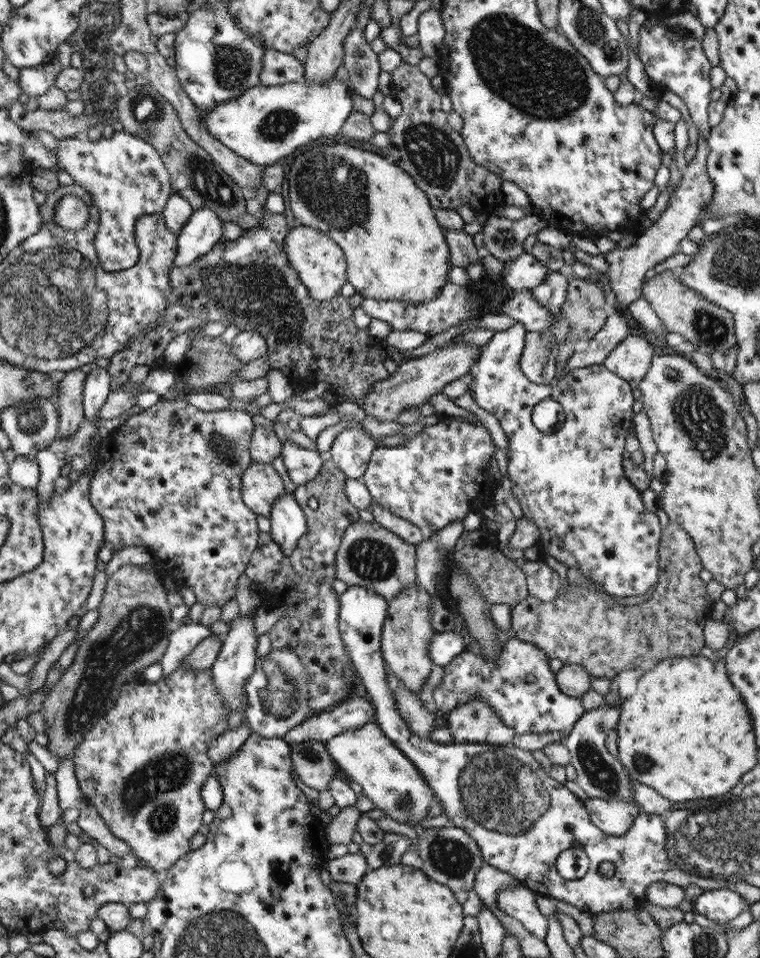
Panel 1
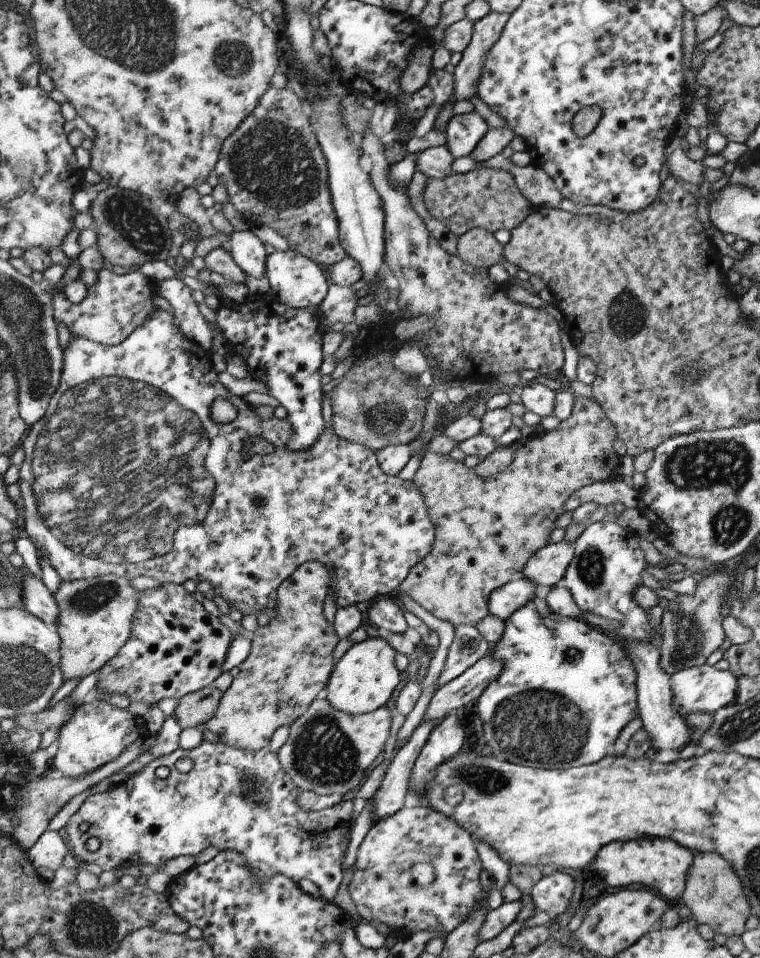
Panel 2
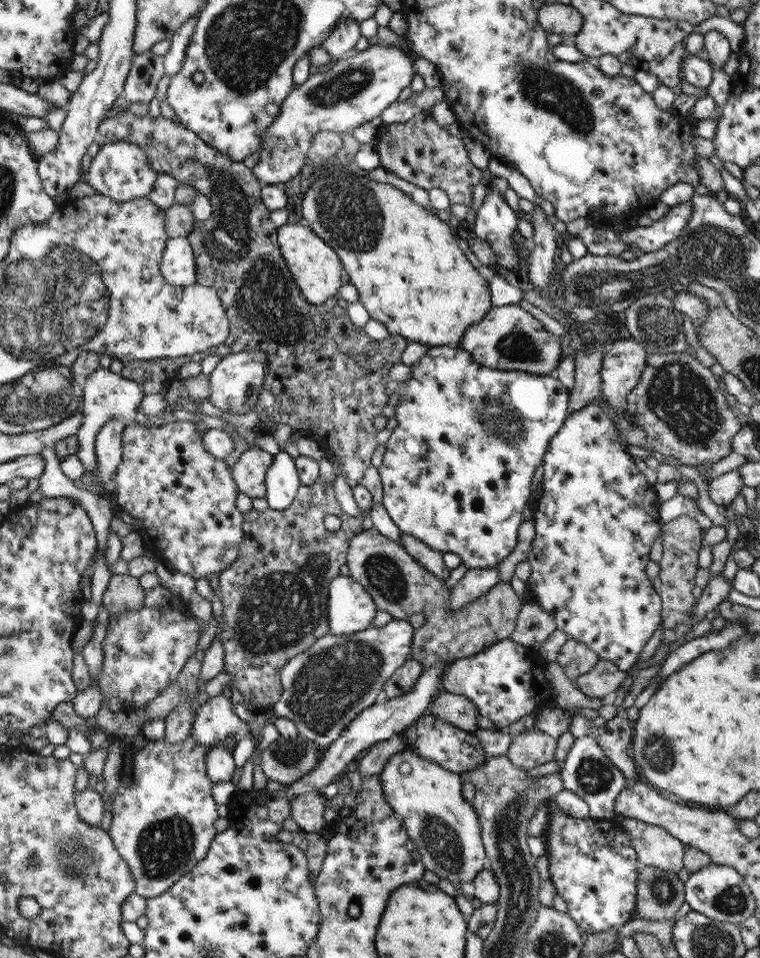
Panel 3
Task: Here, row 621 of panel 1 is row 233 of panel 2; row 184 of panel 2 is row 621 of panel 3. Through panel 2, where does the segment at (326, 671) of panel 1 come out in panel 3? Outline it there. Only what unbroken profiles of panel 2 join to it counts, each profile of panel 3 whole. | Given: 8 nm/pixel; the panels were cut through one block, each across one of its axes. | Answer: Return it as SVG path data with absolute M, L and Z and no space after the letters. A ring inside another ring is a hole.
M318 479L309 487L302 486L294 505L287 510L269 508L261 512L253 508L244 513L246 536L242 550L235 562L219 576L223 598L220 630L225 654L224 671L236 677L236 682L229 686L236 686L244 700L259 710L268 711L280 700L283 694L283 667L296 655L314 646L316 640L329 634L327 604L331 580L340 575L339 567L346 564L351 538L363 530L363 517L344 513L334 495L334 485ZM330 514L340 518L339 530L328 531L324 527L324 518ZM300 540L307 543L300 545Z

